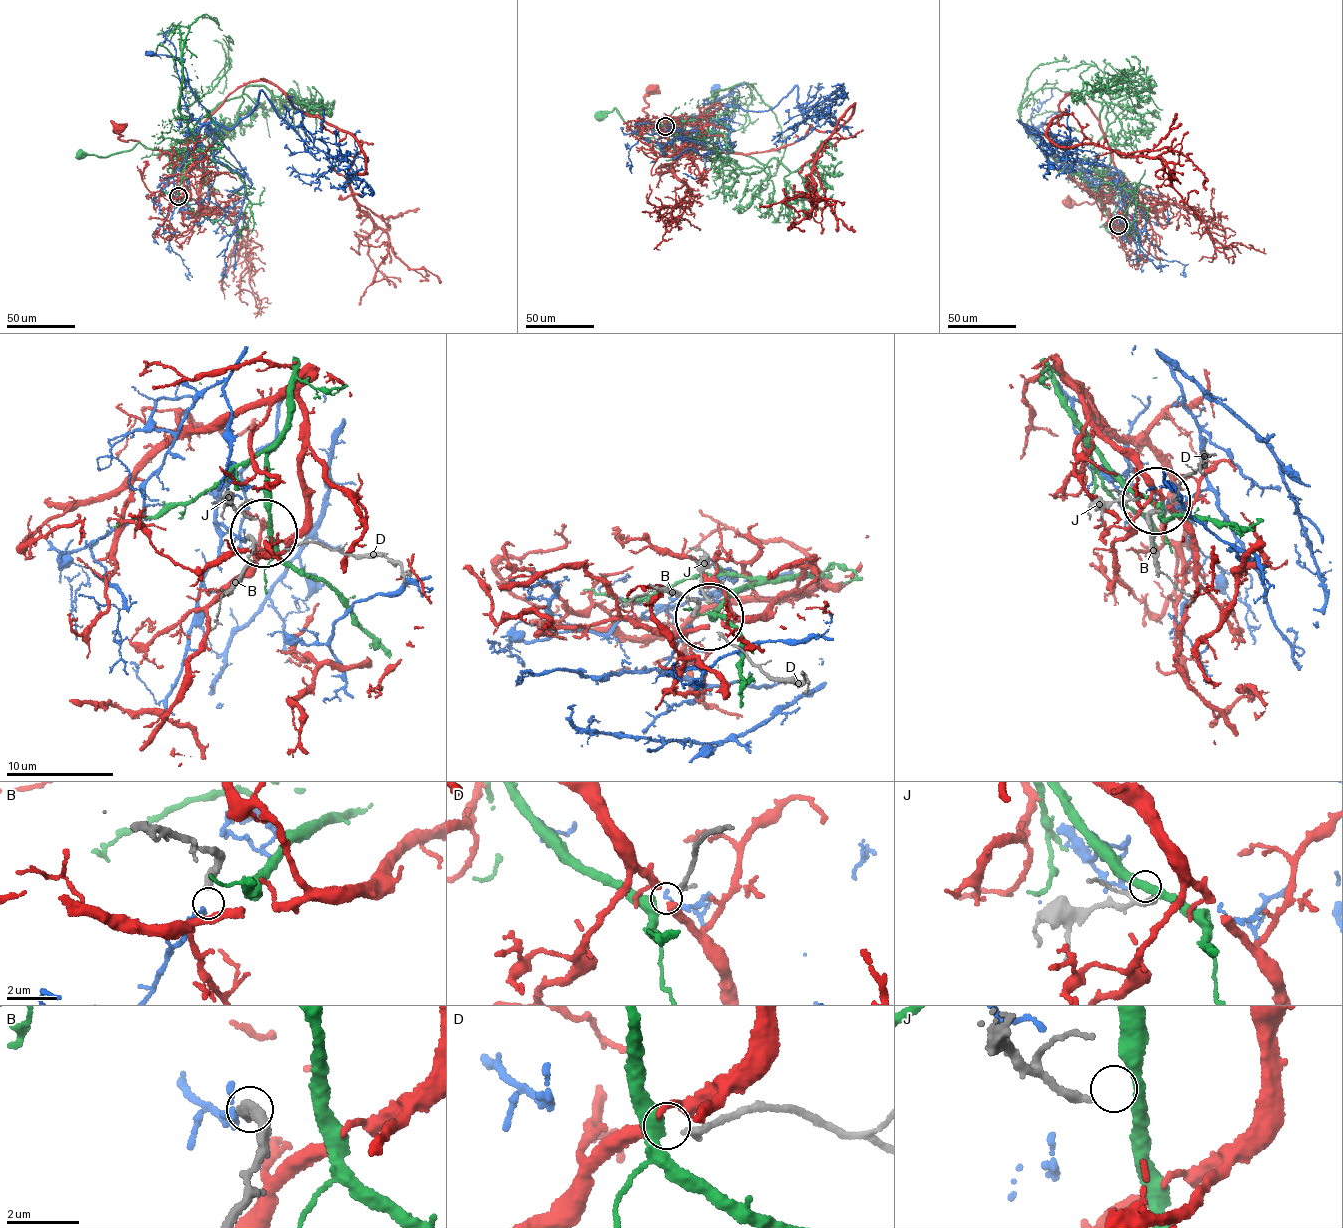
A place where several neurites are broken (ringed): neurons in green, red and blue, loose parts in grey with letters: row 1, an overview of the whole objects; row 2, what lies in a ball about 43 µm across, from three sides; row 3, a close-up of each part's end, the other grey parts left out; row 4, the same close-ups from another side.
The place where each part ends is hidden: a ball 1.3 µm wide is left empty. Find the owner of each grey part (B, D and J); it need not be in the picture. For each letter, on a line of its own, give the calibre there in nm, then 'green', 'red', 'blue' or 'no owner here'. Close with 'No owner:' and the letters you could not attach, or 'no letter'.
B: calibre 380 nm; blue
D: calibre 200 nm; green
J: calibre 240 nm; no owner here
No owner: J

